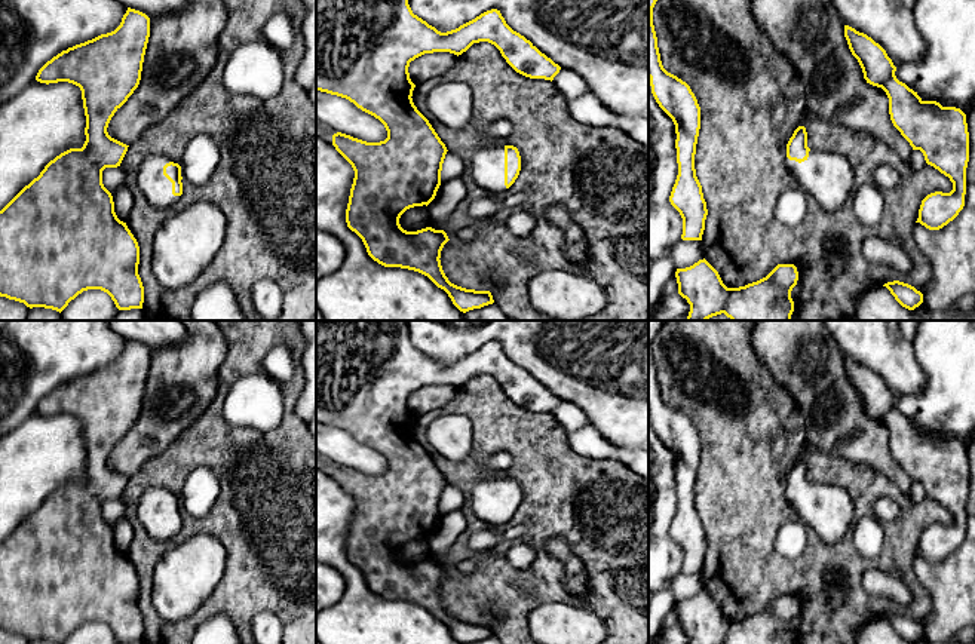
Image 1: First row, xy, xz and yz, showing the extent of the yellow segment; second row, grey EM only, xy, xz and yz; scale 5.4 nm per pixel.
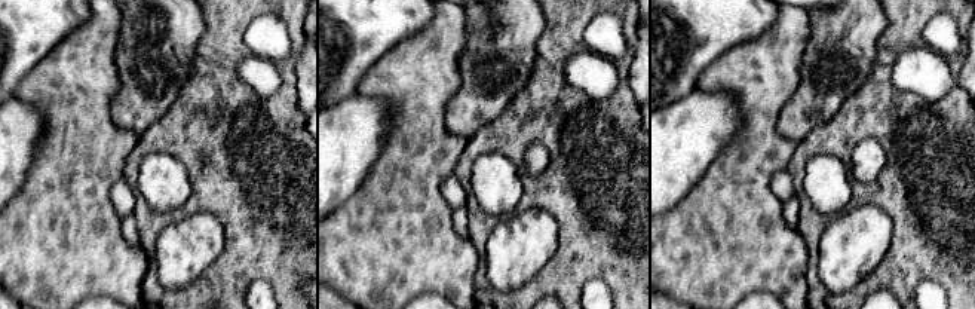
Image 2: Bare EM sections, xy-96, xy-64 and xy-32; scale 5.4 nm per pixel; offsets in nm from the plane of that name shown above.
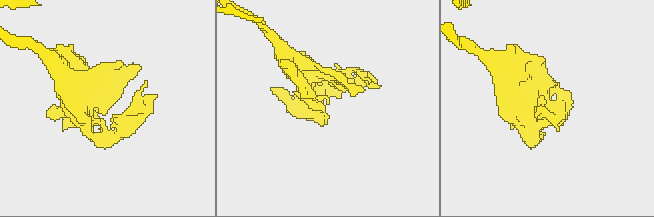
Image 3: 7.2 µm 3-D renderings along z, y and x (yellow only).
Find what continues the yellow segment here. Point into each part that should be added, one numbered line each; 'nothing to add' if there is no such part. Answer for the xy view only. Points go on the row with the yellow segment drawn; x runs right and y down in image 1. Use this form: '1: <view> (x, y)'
1: xy (158, 189)

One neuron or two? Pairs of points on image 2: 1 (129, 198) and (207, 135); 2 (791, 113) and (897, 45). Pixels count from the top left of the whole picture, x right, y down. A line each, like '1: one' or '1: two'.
1: two
2: two

